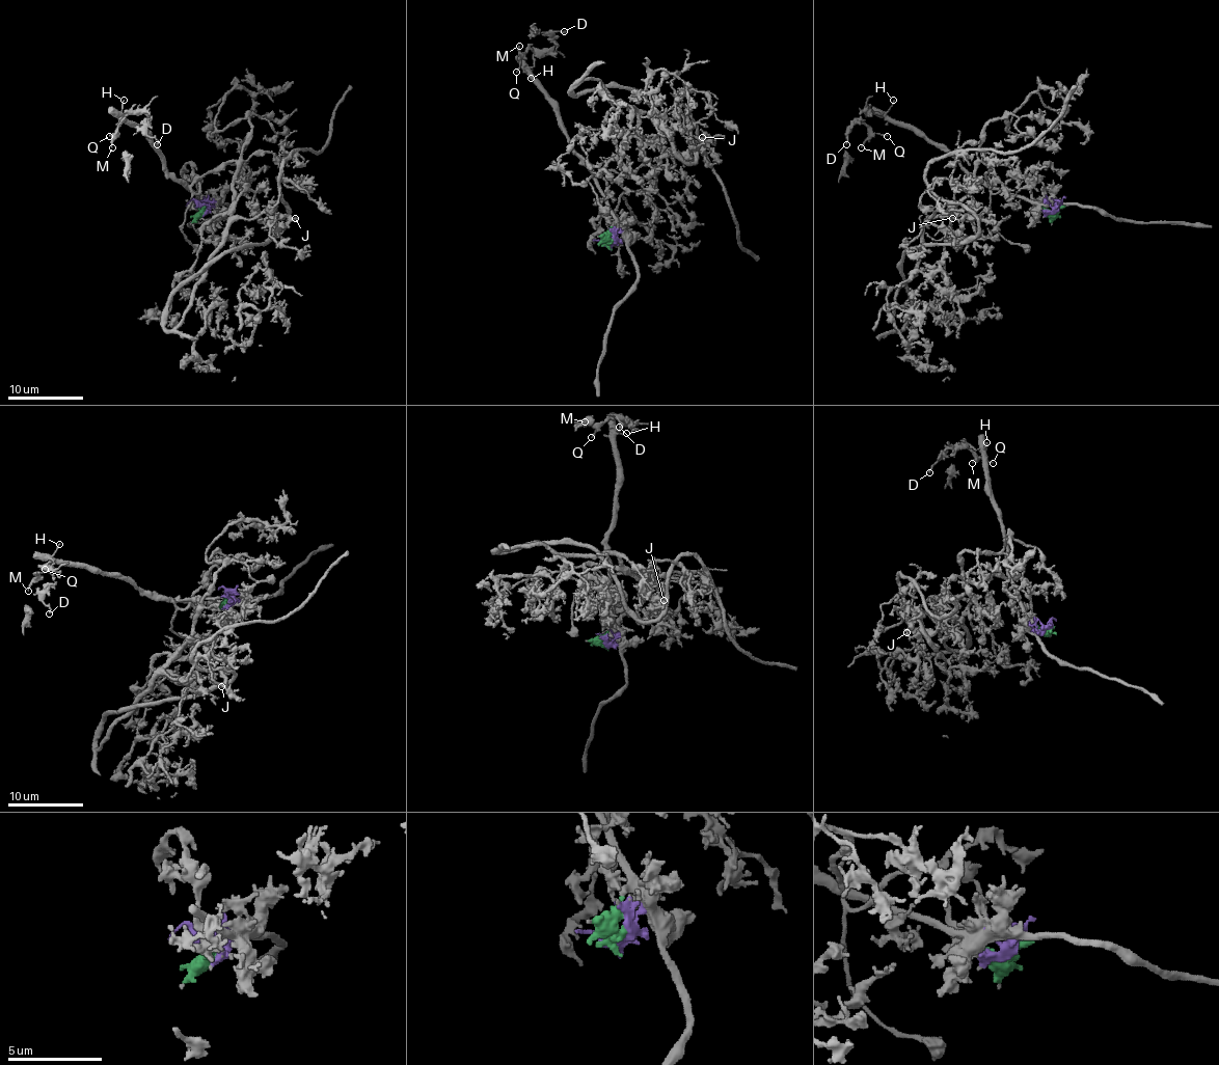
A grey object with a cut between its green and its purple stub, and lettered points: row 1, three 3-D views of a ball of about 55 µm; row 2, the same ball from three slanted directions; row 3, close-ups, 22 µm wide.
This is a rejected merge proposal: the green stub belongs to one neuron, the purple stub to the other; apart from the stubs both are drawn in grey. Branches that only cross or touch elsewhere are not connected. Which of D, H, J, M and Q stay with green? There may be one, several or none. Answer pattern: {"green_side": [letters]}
{"green_side": ["D", "H", "M", "Q"]}

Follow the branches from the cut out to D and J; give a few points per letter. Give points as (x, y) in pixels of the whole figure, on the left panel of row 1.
D: (198, 205), (200, 211), (206, 203), (168, 171), (125, 114), (147, 113), (147, 133), (157, 144)
J: (200, 205), (194, 183), (234, 162), (236, 201), (251, 190), (261, 211), (294, 218)

